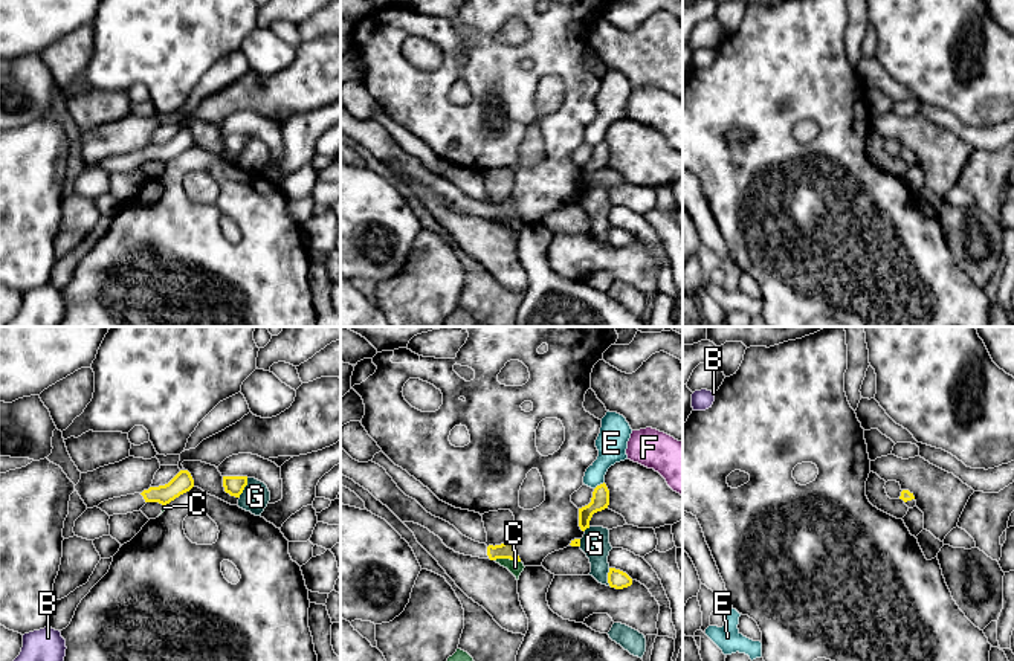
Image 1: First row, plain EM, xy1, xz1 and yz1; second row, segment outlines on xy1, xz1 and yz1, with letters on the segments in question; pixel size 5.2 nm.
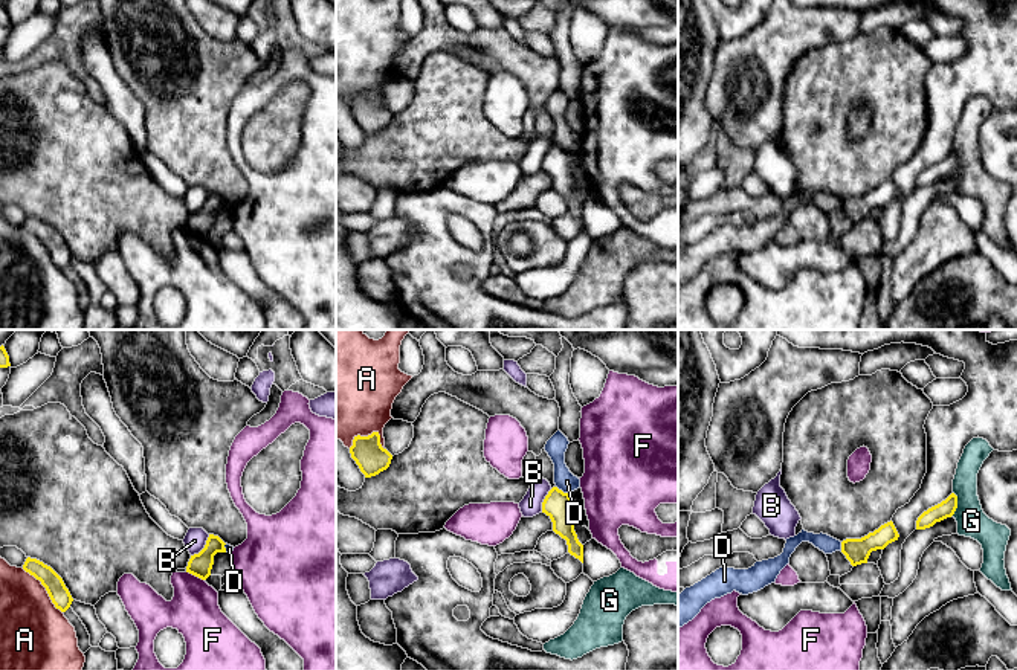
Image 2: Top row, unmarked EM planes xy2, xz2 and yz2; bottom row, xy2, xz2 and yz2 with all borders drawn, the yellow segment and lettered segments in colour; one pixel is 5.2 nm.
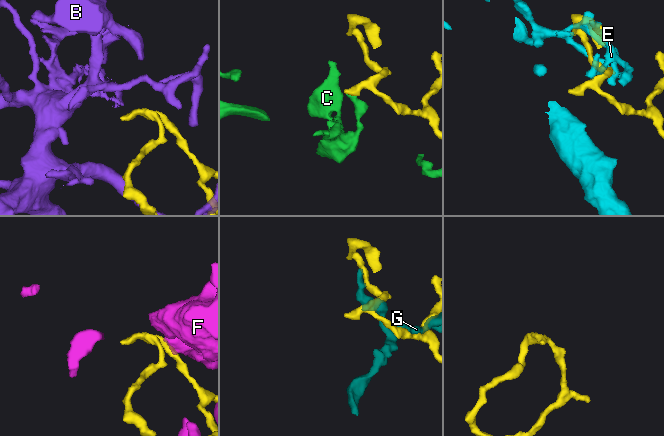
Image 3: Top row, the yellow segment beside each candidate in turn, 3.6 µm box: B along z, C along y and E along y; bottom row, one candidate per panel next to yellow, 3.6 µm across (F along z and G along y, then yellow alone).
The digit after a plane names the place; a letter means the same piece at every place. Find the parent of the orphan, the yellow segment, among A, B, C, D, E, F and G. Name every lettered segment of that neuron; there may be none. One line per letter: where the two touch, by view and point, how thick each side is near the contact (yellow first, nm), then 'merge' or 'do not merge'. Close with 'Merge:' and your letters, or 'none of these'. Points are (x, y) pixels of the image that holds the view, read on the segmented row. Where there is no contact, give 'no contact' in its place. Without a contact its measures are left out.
A: meets yellow in xz2 at (370, 435); 160 nm thick on the yellow side, 460 nm on the other; do not merge
B: meets yellow in xy2 at (205, 547); 120 nm thick on the yellow side, 120 nm on the other; do not merge
C: meets yellow in xz1 at (507, 557); 90 nm thick on the yellow side, 70 nm on the other; do not merge
D: meets yellow in xz2 at (561, 490); 140 nm thick on the yellow side, 110 nm on the other; do not merge
E: meets yellow in xz1 at (600, 484); 100 nm thick on the yellow side, 160 nm on the other; do not merge
F: meets yellow in xy2 at (196, 576); 120 nm thick on the yellow side, 260 nm on the other; do not merge
G: meets yellow in yz2 at (956, 504); 90 nm thick on the yellow side, 160 nm on the other; do not merge
Merge: none of these

